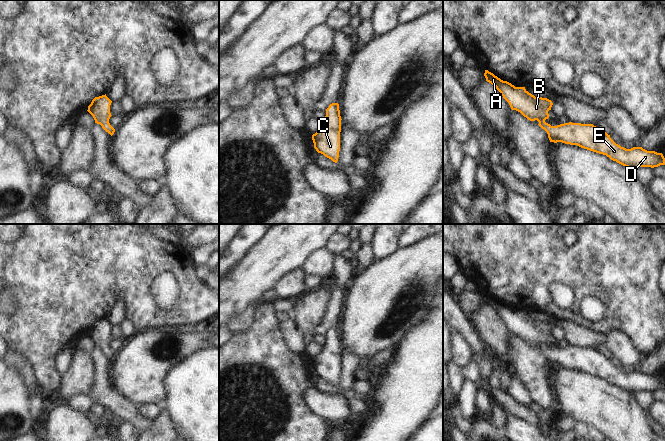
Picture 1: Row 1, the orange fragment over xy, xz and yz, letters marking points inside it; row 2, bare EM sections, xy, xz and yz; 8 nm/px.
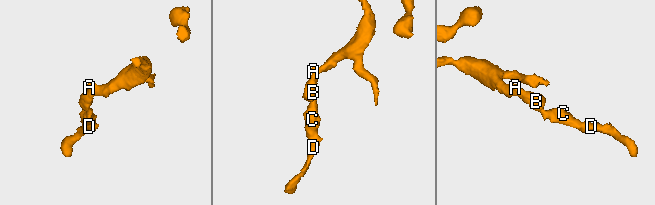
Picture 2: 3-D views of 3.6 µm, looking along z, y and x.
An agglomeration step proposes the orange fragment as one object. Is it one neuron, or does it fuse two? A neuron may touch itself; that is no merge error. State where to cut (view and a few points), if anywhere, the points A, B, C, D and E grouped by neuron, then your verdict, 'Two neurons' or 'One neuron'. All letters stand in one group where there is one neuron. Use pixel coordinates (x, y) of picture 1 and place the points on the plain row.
No split. Groups: A B C D E. One neuron

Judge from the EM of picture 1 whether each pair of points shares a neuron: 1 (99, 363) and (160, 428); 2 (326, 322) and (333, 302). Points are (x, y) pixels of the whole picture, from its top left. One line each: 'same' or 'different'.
1: different
2: same

